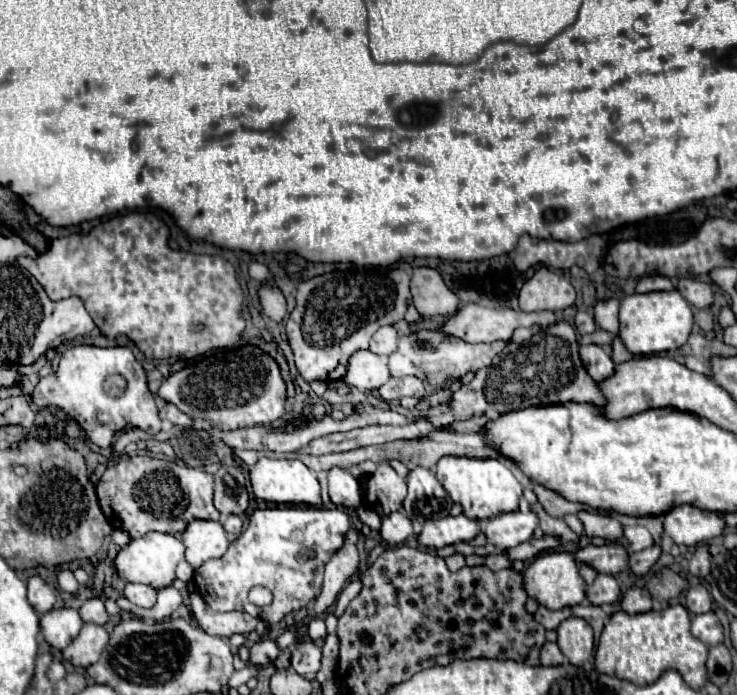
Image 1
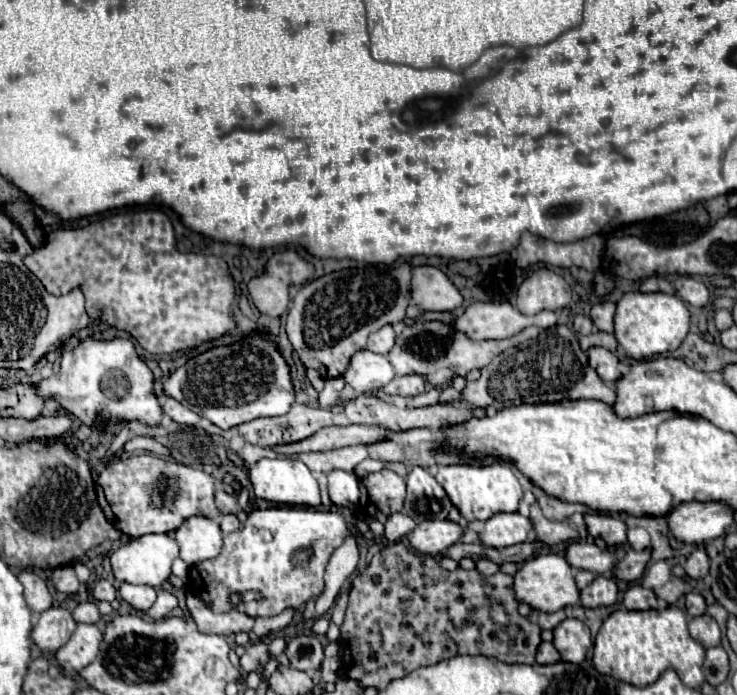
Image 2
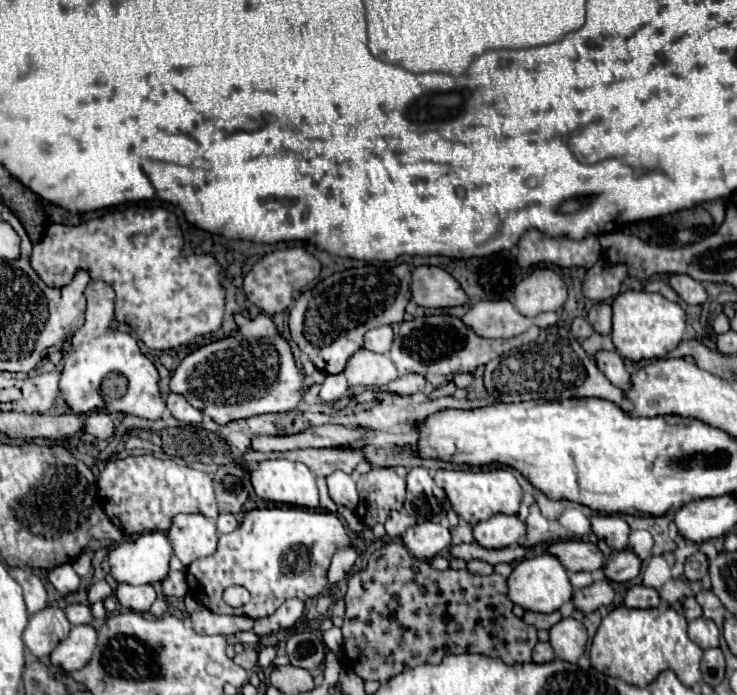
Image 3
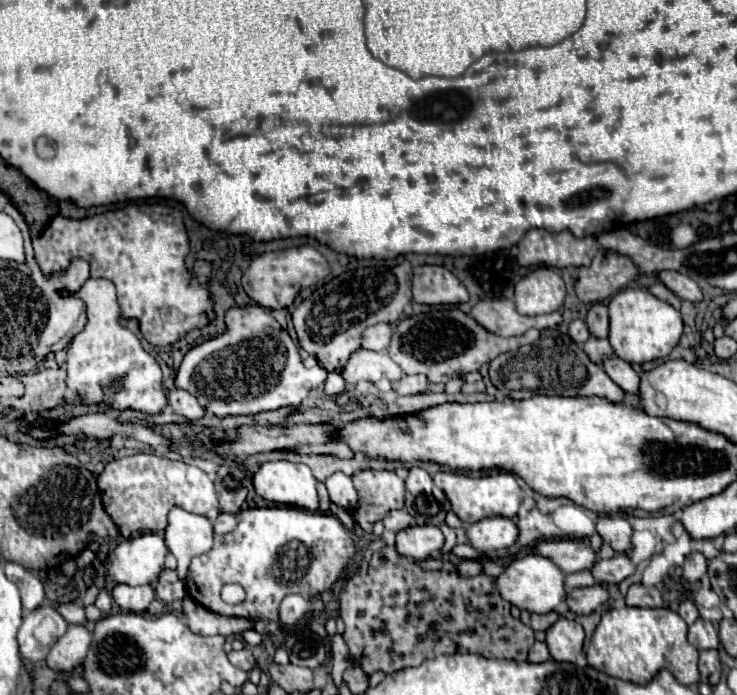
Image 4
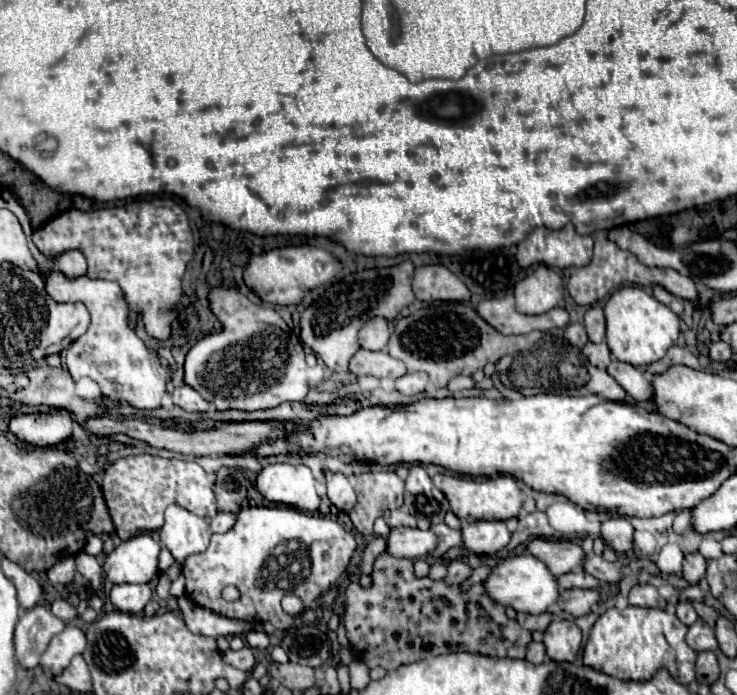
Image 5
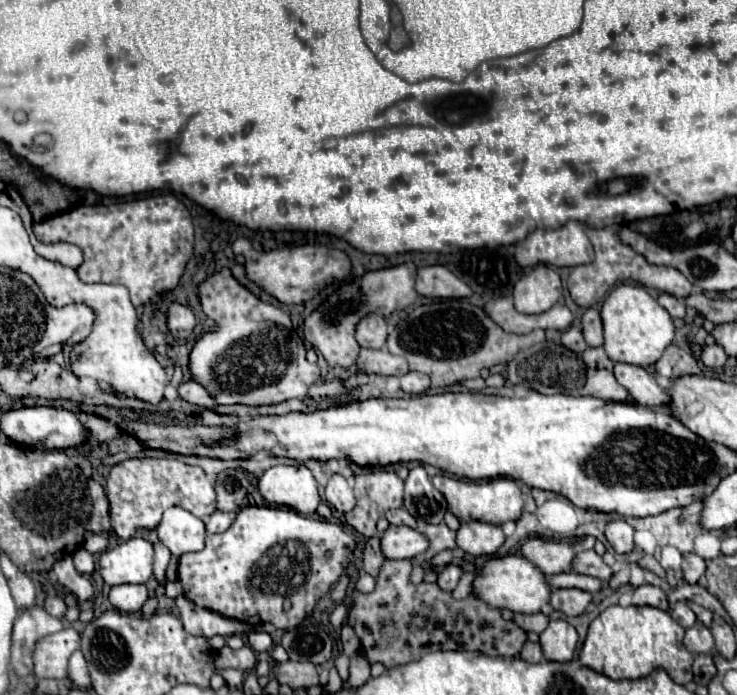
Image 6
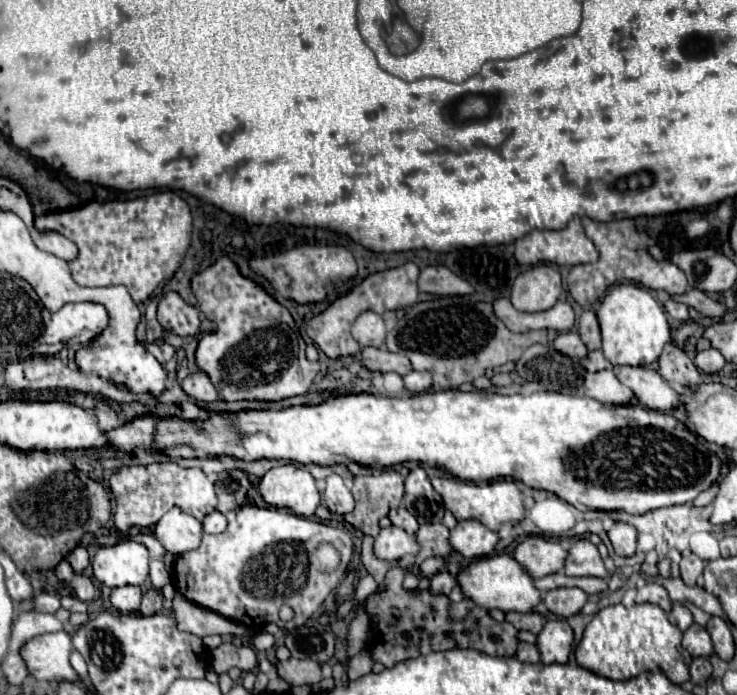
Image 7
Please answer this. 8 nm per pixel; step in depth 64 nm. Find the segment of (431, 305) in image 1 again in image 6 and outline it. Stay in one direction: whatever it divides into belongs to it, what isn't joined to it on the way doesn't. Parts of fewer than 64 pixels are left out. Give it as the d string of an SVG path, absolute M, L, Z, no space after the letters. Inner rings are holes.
M424 266L418 270L416 292L428 298L470 298L472 290L446 266Z

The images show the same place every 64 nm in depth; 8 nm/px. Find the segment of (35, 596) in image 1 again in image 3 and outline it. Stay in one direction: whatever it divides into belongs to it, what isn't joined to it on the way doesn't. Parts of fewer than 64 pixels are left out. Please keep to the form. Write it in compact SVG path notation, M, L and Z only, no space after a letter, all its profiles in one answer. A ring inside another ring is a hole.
M12 568L10 572L12 572L12 578L24 590L24 600L26 600L28 612L30 614L36 614L36 612L44 610L48 606L48 594L46 594L46 588L44 588L42 580L38 576L34 576L26 568Z

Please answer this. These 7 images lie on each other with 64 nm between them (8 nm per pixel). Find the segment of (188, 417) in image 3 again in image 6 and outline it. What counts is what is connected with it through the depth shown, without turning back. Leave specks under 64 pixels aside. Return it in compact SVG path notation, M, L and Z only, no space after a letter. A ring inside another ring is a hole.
M188 380L184 384L178 386L178 396L184 402L190 402L198 408L214 408L214 400L204 392L204 388L200 388L200 384L196 384L194 380Z

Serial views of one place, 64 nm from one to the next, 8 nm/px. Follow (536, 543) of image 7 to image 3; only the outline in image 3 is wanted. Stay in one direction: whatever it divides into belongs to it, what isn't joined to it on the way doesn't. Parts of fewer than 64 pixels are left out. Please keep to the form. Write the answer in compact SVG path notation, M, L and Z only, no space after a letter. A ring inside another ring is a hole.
M566 540L566 542L552 544L548 552L554 556L560 556L560 560L564 560L564 566L570 572L580 572L580 570L594 572L594 570L602 570L606 564L604 554L592 542Z

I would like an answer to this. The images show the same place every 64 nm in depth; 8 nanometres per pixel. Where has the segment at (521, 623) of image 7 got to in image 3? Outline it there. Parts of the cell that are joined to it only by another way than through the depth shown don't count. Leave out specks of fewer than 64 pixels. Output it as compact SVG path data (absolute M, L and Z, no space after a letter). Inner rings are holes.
M526 612L524 622L536 626L538 630L550 630L556 622L562 620L560 612L550 612L550 614L540 614L540 612Z

